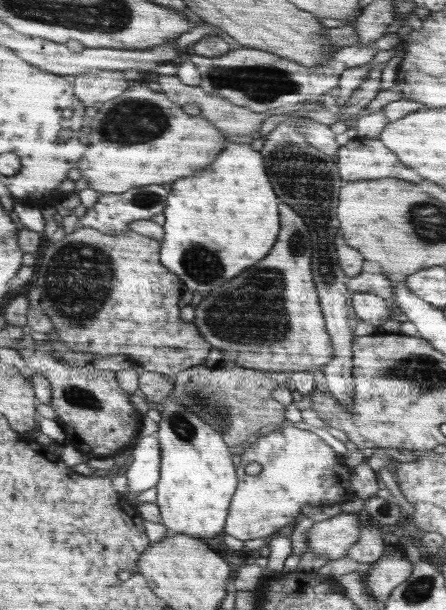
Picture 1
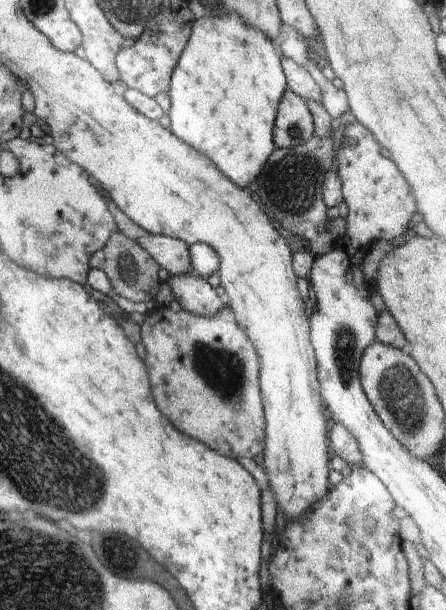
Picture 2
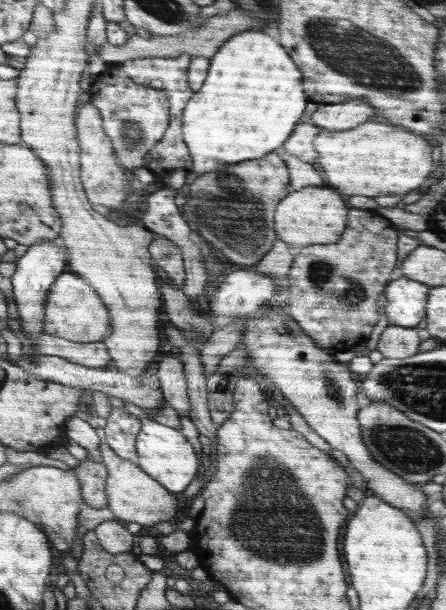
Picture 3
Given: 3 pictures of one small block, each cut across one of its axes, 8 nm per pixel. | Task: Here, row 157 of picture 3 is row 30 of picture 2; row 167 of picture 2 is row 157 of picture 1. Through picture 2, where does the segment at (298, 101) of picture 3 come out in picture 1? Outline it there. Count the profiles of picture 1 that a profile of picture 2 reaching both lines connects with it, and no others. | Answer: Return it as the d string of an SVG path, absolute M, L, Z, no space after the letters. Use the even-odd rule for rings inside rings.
M226 144L218 154L212 166L198 170L194 176L178 178L168 191L165 216L164 239L160 250L160 262L180 276L182 284L200 294L208 294L214 288L220 288L226 280L238 276L244 268L256 264L264 258L278 234L278 198L268 182L264 160L258 150L250 144Z

